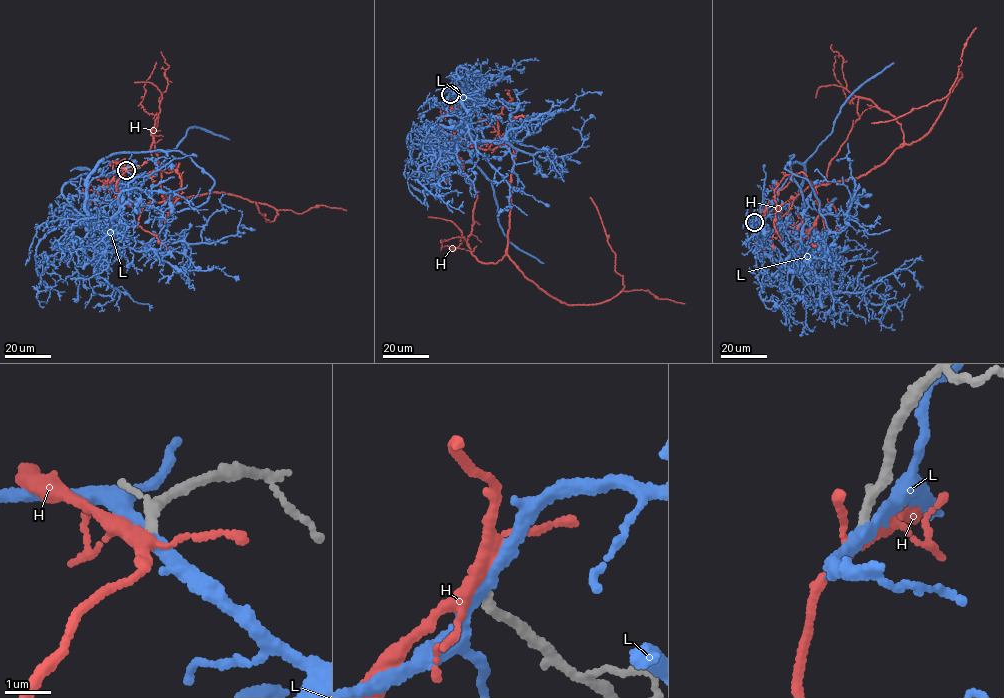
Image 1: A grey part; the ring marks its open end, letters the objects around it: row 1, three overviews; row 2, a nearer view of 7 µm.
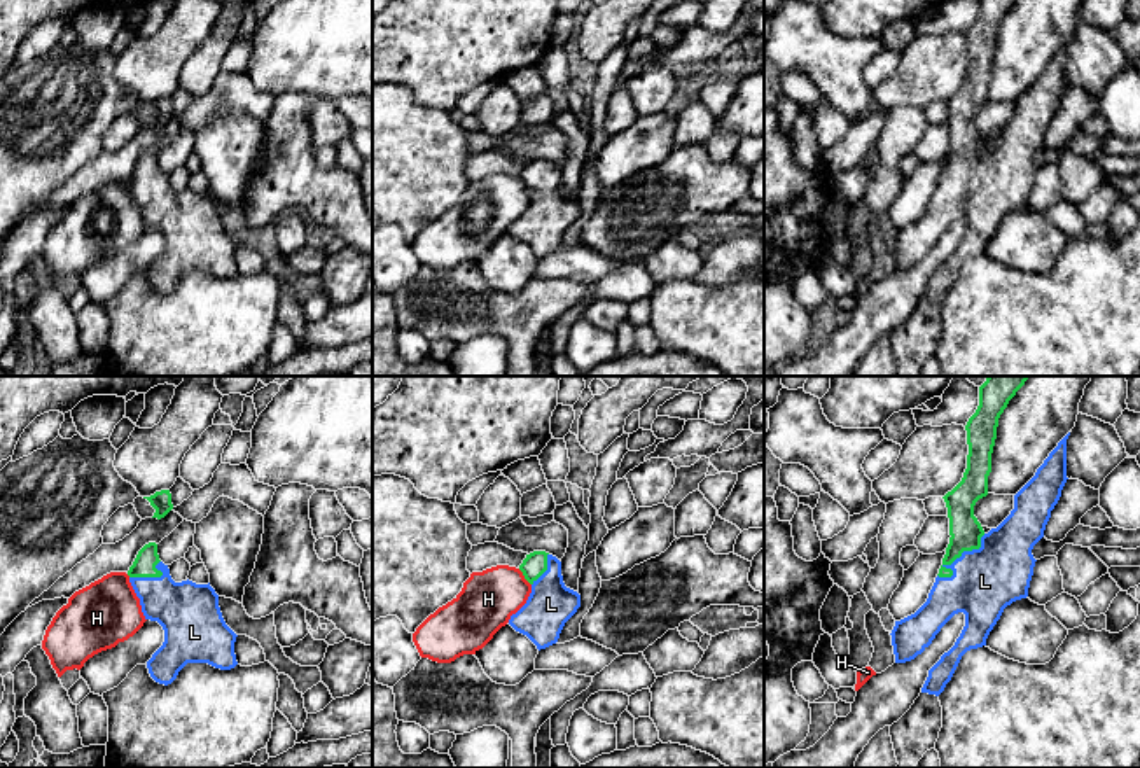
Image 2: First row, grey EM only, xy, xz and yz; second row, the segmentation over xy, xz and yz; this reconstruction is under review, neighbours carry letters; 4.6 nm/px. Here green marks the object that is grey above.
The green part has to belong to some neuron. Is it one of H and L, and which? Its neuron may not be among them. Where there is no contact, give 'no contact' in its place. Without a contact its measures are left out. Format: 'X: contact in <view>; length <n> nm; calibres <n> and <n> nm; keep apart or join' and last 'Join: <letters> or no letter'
H: contact in xz; length 100 nm; calibres 110 and 260 nm; keep apart
L: contact in yz; length 300 nm; calibres 150 and 300 nm; join
Join: L

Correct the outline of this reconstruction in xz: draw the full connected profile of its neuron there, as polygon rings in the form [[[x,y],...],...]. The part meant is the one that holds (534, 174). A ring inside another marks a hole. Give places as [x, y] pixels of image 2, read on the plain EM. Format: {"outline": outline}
{"outline": [[[546,159],[526,163],[519,178],[532,192],[532,201],[509,233],[540,259],[558,250],[565,231],[580,215],[580,203],[565,194],[561,170]]]}

